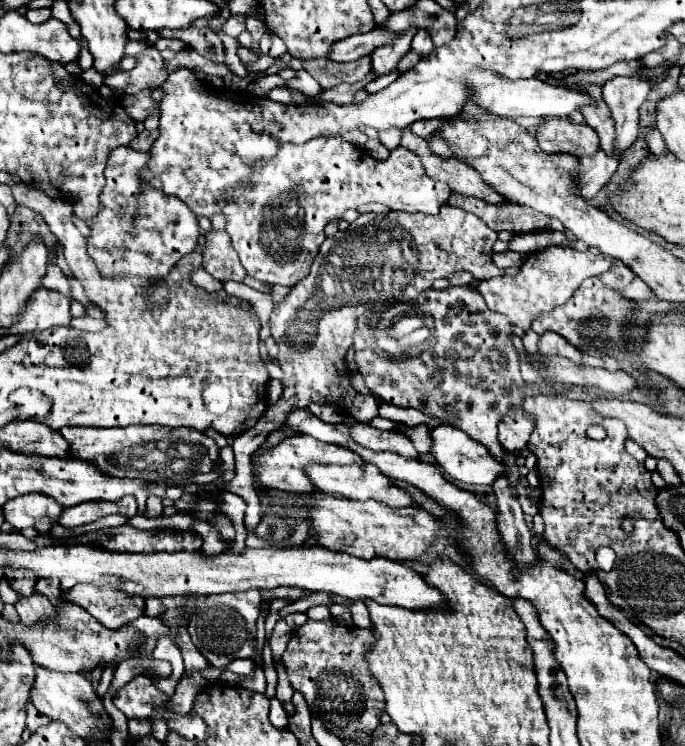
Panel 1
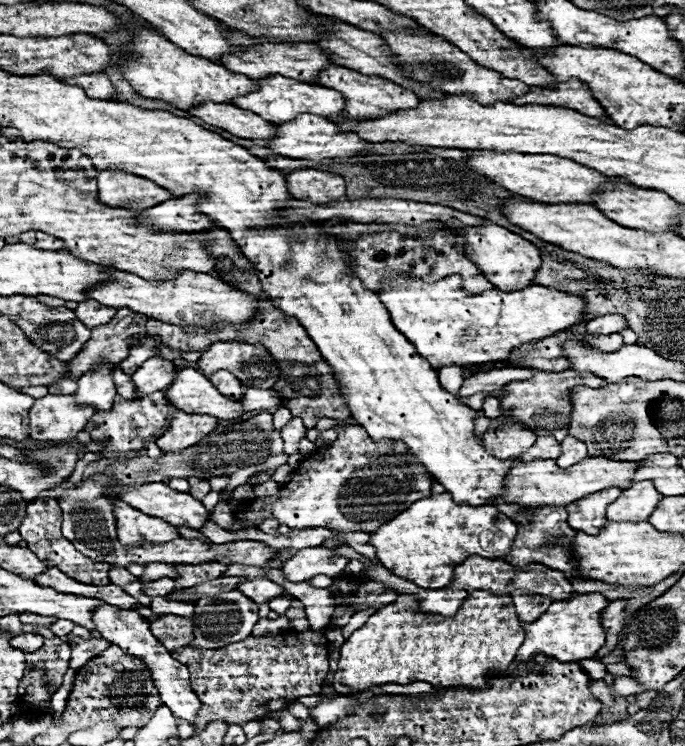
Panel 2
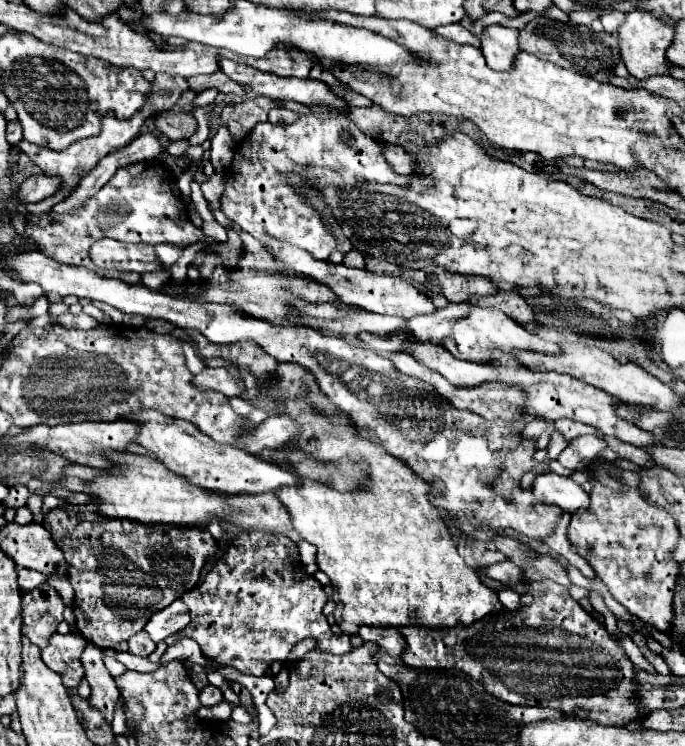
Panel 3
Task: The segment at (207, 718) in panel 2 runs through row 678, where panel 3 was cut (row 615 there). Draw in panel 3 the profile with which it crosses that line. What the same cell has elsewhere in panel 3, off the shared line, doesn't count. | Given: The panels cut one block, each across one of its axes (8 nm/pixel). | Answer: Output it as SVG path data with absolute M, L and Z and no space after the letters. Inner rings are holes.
M254 530L232 538L196 588L182 594L192 622L176 634L196 640L210 660L250 676L264 676L274 660L286 662L296 642L308 636L316 636L318 648L324 652L346 654L352 650L348 636L336 636L322 614L328 602L322 584L314 576L298 572L292 564L294 558L296 544L284 534Z

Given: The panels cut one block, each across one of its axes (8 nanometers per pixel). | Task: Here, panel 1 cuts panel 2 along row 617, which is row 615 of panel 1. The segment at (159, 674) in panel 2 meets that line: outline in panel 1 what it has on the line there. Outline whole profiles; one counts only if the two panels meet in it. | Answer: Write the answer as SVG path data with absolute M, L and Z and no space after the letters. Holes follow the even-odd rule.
M76 584L72 590L62 592L62 602L72 602L88 610L96 620L100 620L108 628L122 628L126 622L144 614L144 598L128 596L110 586L94 586L94 584Z

